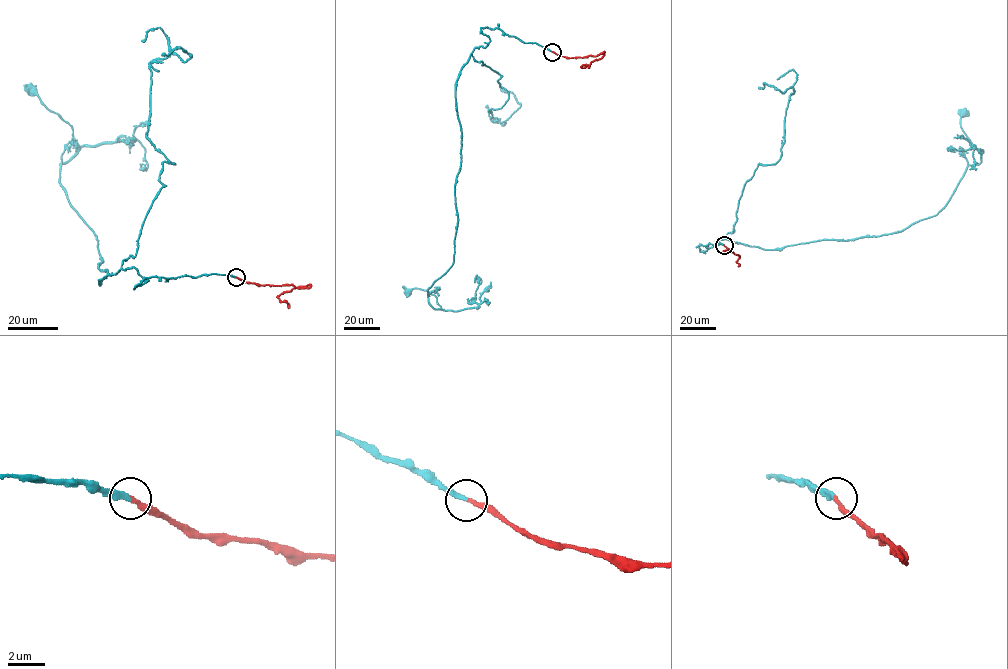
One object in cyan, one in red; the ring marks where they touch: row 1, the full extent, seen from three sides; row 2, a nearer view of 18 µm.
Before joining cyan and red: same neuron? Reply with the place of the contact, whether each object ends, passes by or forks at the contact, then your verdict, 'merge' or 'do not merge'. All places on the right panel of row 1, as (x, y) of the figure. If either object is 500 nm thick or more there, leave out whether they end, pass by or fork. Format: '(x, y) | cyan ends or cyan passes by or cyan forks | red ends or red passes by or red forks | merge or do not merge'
(724, 245) | cyan ends | red ends | merge

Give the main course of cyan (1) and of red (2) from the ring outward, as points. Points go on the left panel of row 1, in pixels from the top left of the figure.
1: (237, 277), (135, 287), (148, 280), (128, 268), (99, 284), (96, 235), (59, 181), (78, 144), (32, 90)
2: (237, 277), (259, 284), (294, 285), (301, 288), (310, 284), (282, 292), (277, 297), (288, 305), (288, 308)

